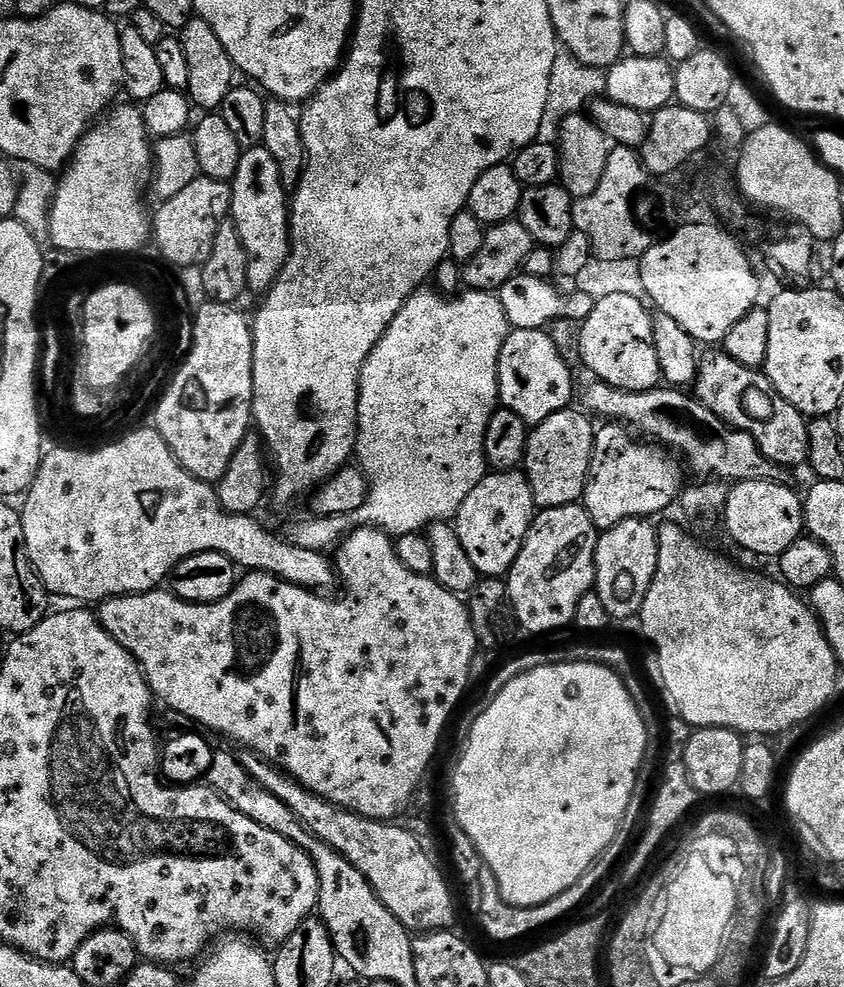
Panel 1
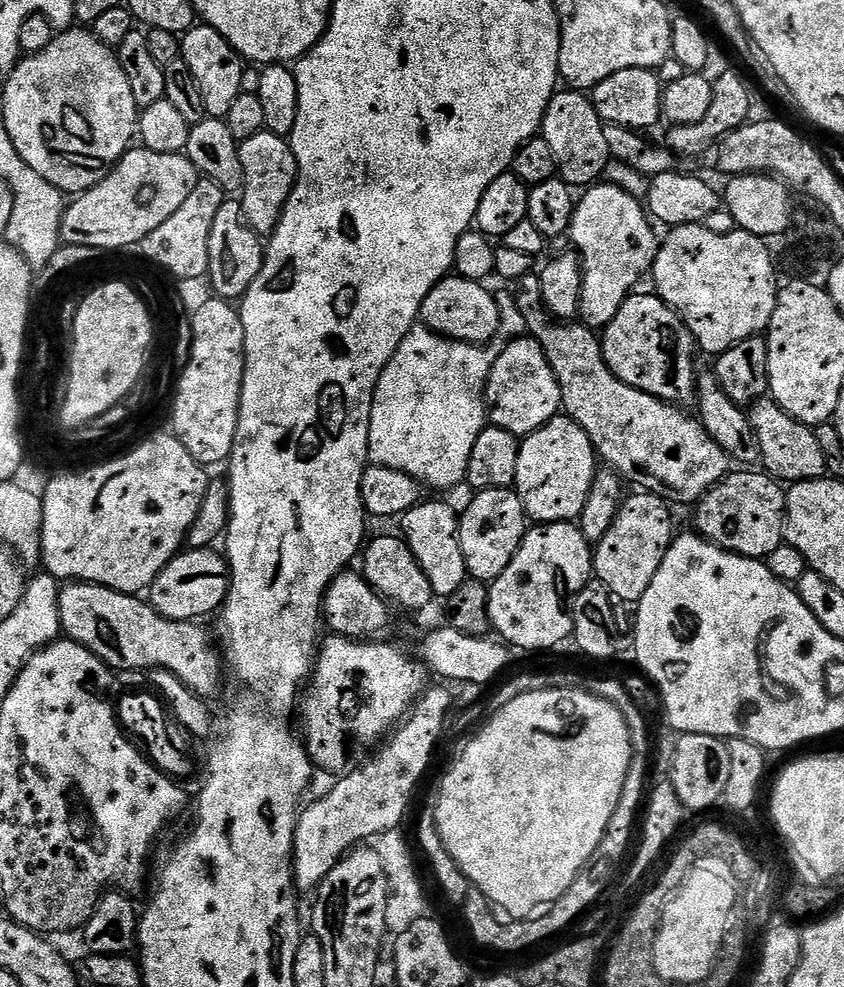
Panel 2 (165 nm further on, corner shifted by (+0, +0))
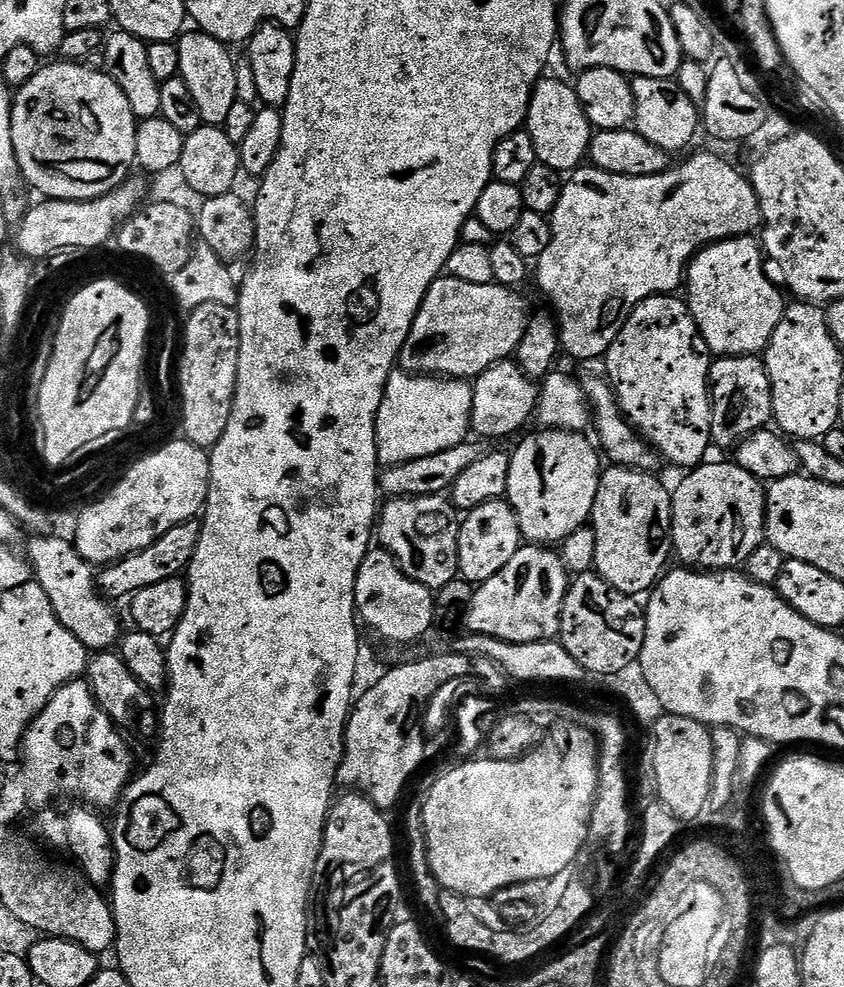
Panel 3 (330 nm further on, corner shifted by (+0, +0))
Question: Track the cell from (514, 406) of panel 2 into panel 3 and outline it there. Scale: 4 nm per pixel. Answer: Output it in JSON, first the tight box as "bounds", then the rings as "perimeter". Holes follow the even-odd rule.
{"bounds":[471,362,540,440],"perimeter":[[[505,362],[495,364],[486,369],[478,377],[475,377],[472,384],[472,423],[471,431],[480,436],[485,436],[488,440],[500,440],[503,436],[512,436],[515,432],[523,433],[524,427],[531,421],[536,414],[536,406],[540,403],[540,388],[537,381],[527,376],[523,369],[516,362]]]}

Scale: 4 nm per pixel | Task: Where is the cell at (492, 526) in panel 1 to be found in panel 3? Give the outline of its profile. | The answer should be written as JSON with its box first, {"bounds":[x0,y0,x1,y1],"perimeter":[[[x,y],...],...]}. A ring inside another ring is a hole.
{"bounds":[458,499,522,586],"perimeter":[[[507,499],[486,502],[471,509],[465,516],[468,517],[460,520],[458,538],[459,575],[474,586],[479,586],[494,578],[494,574],[498,574],[498,570],[502,570],[502,566],[506,566],[506,562],[514,558],[514,554],[522,546],[522,537],[516,521],[516,511]]]}

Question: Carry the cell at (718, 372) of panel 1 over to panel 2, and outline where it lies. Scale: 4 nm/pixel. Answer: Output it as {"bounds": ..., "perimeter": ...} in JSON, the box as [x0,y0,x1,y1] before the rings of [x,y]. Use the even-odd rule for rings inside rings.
{"bounds":[750,398,827,486],"perimeter":[[[771,398],[757,400],[751,405],[750,415],[754,434],[758,434],[762,468],[767,475],[791,486],[804,480],[821,479],[827,473],[826,454],[822,454],[822,446],[818,446],[818,438],[809,425],[790,418],[790,414],[786,414],[786,410],[779,408]]]}

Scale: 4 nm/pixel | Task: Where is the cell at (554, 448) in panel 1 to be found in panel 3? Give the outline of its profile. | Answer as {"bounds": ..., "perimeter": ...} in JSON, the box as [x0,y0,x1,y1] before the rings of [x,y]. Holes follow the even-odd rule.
{"bounds":[506,428,602,546],"perimeter":[[[550,428],[536,430],[533,436],[527,436],[516,449],[511,449],[506,499],[516,511],[521,537],[527,543],[556,546],[591,521],[594,502],[598,498],[602,456],[584,432]]]}

